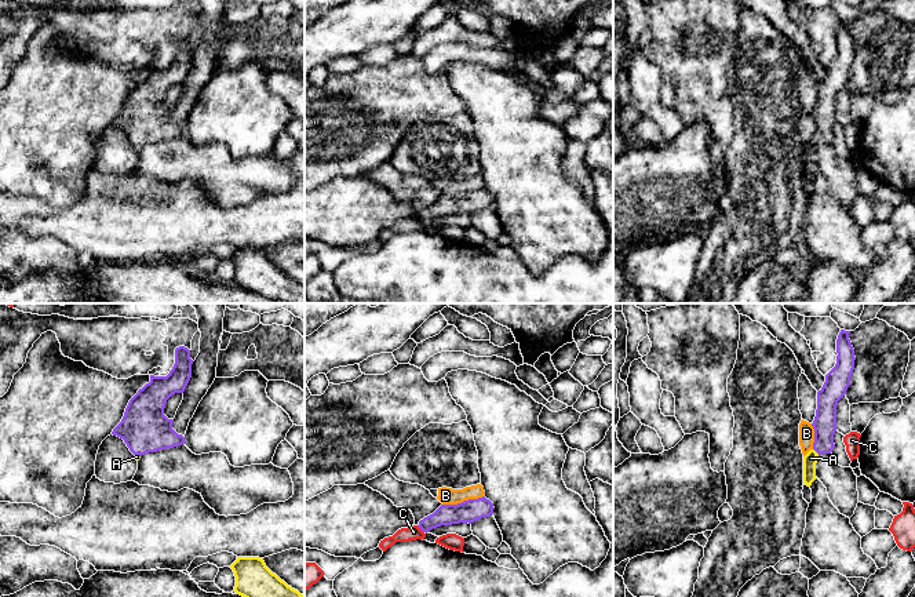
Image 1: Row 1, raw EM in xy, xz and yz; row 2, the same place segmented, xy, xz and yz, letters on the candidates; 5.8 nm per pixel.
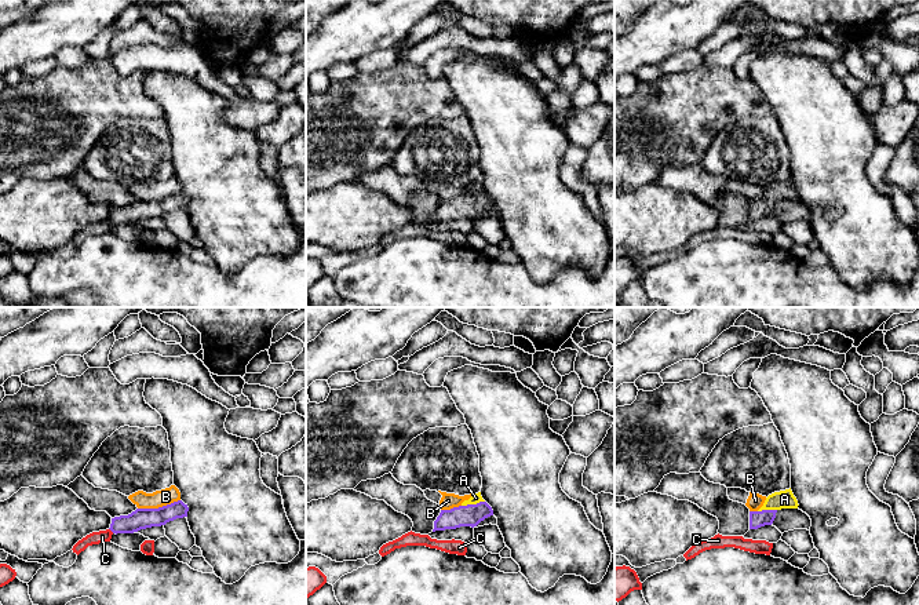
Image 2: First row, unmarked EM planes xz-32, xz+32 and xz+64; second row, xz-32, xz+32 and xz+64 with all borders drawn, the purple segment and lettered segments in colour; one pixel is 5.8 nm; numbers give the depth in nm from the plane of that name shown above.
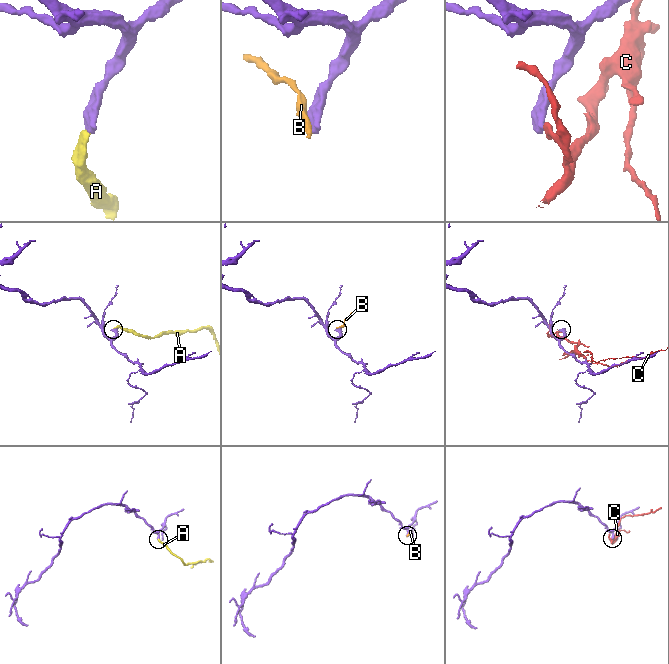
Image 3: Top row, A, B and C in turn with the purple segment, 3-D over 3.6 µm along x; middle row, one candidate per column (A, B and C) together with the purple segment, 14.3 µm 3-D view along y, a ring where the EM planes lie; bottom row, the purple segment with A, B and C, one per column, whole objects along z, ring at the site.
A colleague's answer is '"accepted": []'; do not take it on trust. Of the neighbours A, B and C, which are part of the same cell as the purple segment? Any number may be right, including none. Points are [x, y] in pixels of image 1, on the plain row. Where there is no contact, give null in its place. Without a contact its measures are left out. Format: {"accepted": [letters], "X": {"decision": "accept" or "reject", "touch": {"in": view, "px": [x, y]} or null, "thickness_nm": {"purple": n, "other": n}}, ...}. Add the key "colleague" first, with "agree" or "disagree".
{"colleague": "disagree", "accepted": ["A"], "A": {"decision": "accept", "touch": {"in": "yz", "px": [816, 142]}, "thickness_nm": {"purple": 140, "other": 80}}, "B": {"decision": "reject", "touch": {"in": "xz", "px": [462, 193]}, "thickness_nm": {"purple": 130, "other": 100}}, "C": {"decision": "reject", "touch": {"in": "xz", "px": [420, 219]}, "thickness_nm": {"purple": 130, "other": 80}}}

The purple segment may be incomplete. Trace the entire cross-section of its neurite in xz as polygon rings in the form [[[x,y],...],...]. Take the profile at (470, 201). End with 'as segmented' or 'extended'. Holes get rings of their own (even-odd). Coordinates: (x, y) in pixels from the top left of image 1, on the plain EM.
[[[485,188],[469,190],[458,196],[441,196],[433,205],[419,212],[419,219],[429,223],[441,216],[459,214],[474,214],[482,208],[493,205],[493,194]]]; as segmented

